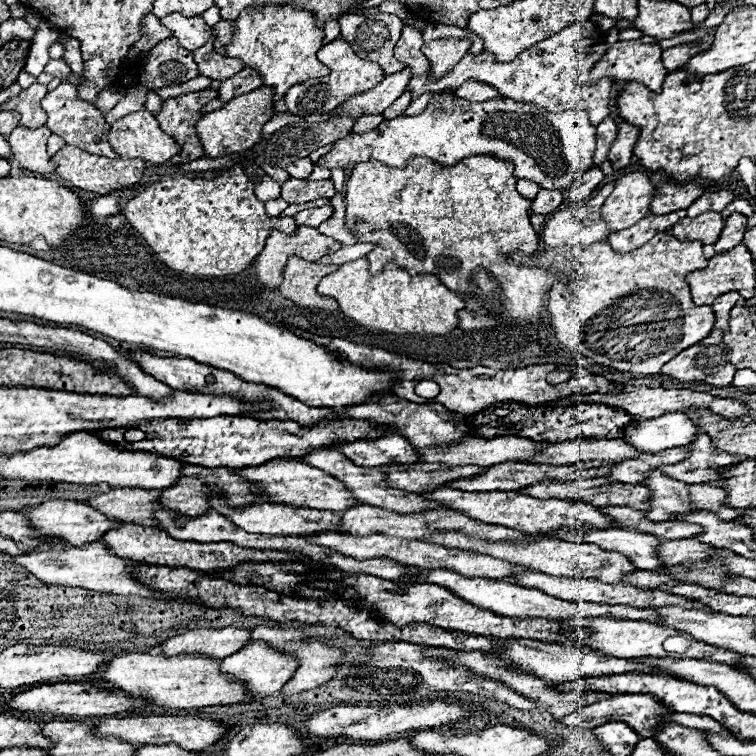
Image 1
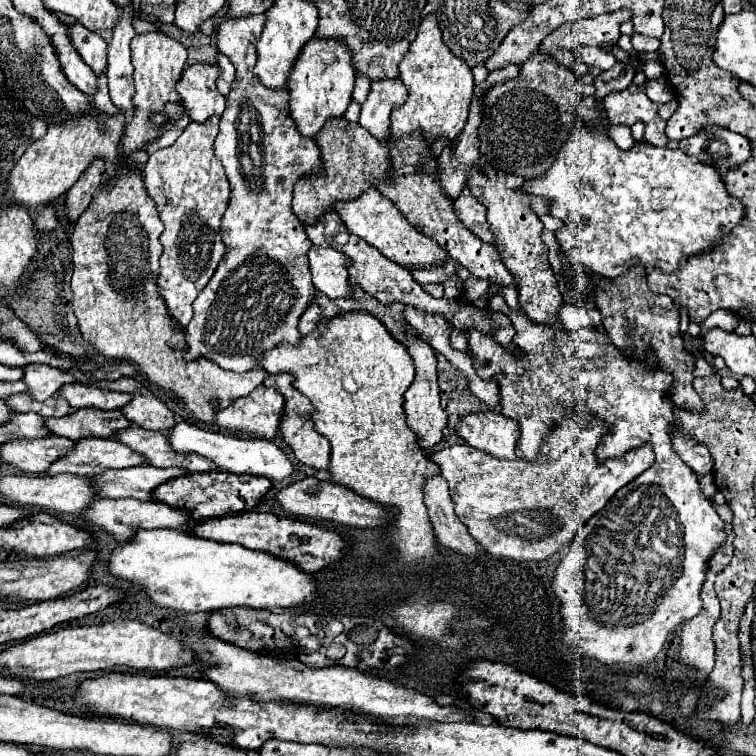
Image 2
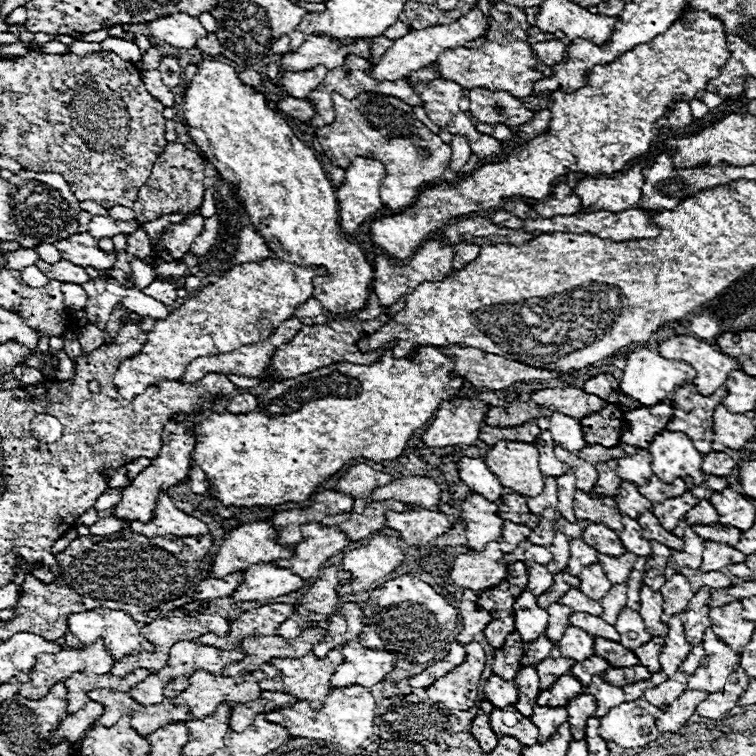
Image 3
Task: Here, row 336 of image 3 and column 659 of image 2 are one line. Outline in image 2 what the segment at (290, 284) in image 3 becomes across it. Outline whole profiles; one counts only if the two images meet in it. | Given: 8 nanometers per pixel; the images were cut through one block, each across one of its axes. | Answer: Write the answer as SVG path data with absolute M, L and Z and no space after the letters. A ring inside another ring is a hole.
M582 120L576 124L576 128L570 130L570 138L562 144L562 148L558 150L558 154L554 156L552 166L544 172L544 176L542 176L542 178L526 180L526 182L518 188L518 192L522 192L522 194L532 194L532 196L540 196L540 198L548 200L548 202L550 202L550 212L548 212L548 214L550 214L552 218L560 218L562 224L564 224L564 226L556 232L556 240L558 240L558 244L560 244L562 252L566 254L568 262L578 264L578 266L586 266L586 268L590 268L594 274L600 274L600 276L604 276L604 278L616 278L616 276L624 274L630 266L636 266L636 264L644 266L646 270L650 270L650 268L660 268L660 270L664 270L664 272L674 272L674 268L678 268L678 264L680 264L682 258L692 256L692 254L706 252L706 250L710 250L710 246L714 246L722 236L730 234L732 228L742 220L742 214L744 214L744 206L738 202L738 198L734 198L734 196L730 196L730 194L726 192L726 186L724 186L720 174L718 174L712 166L702 164L702 162L698 162L696 158L686 156L680 148L676 148L676 150L658 148L658 146L652 146L652 144L648 144L648 142L644 142L644 140L638 142L638 144L634 144L630 150L620 150L608 136L604 136L604 134L600 134L598 130L586 126Z

